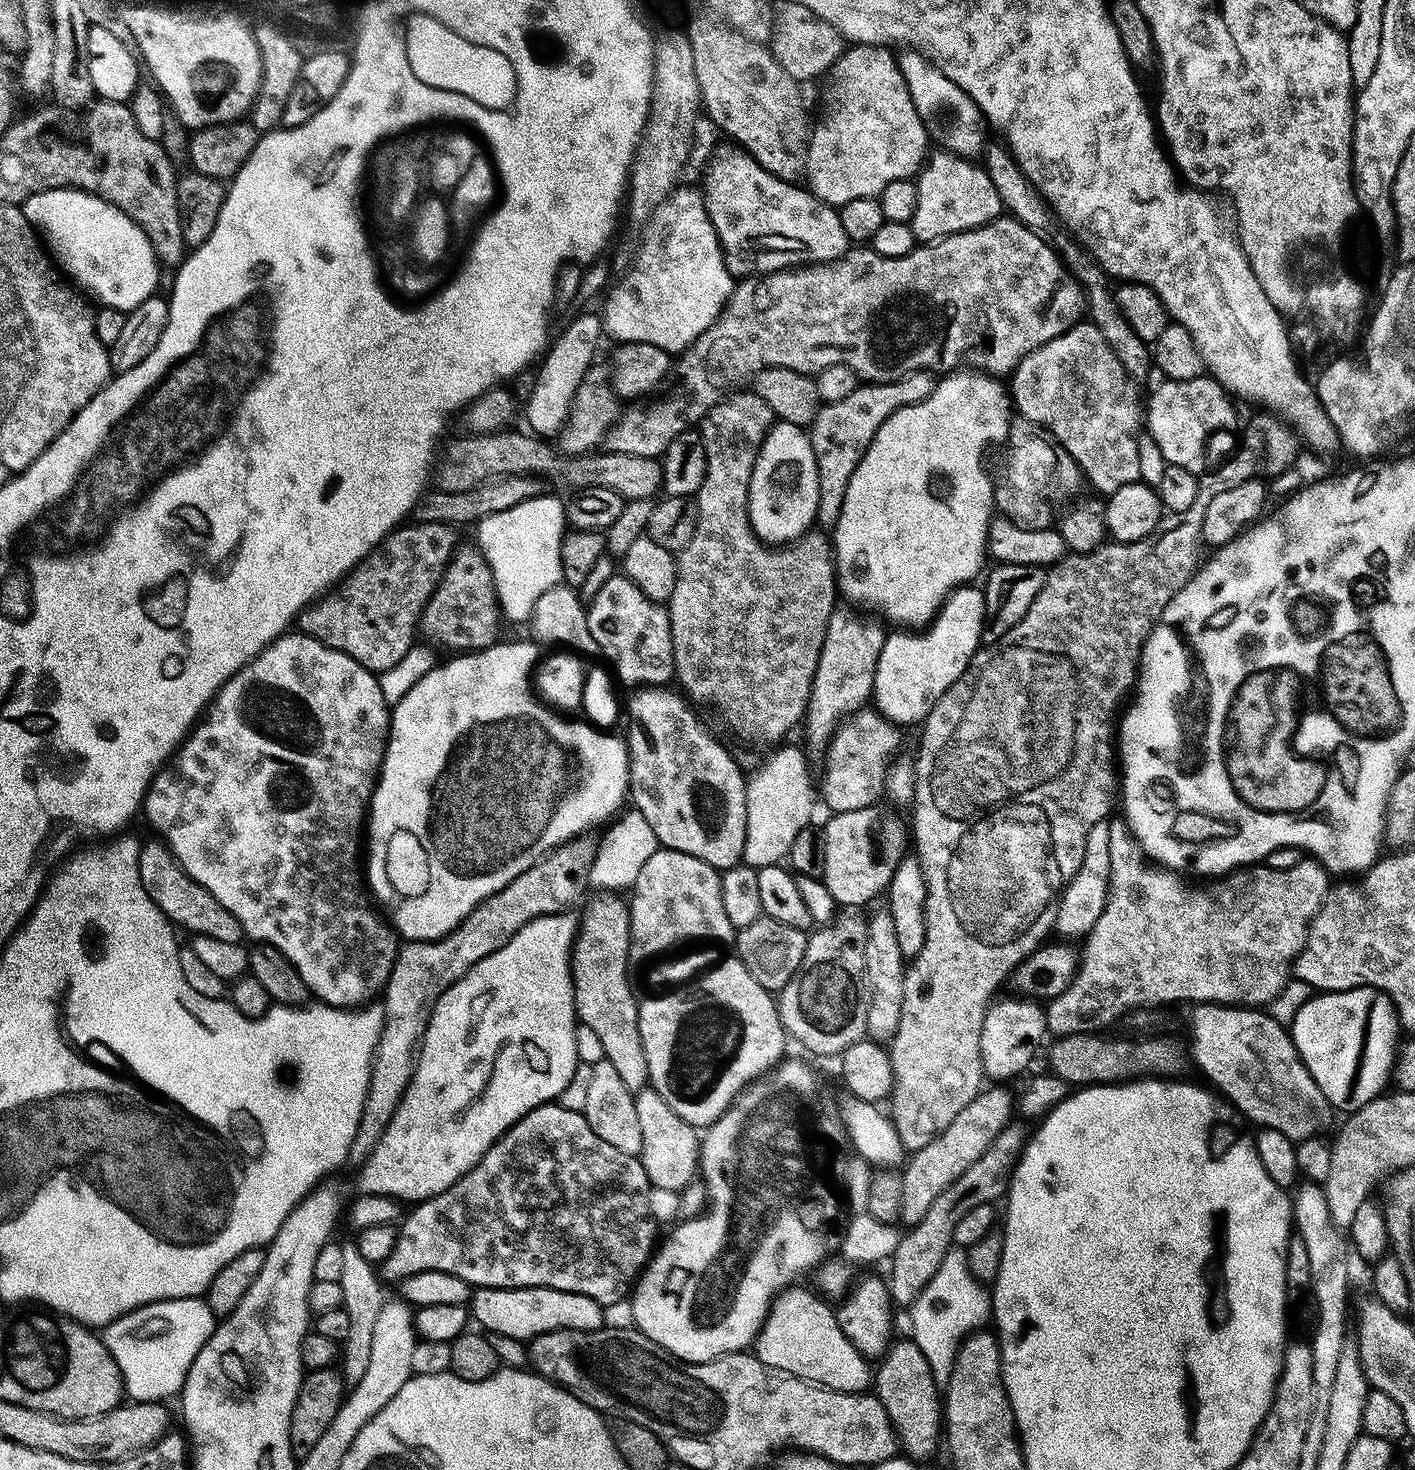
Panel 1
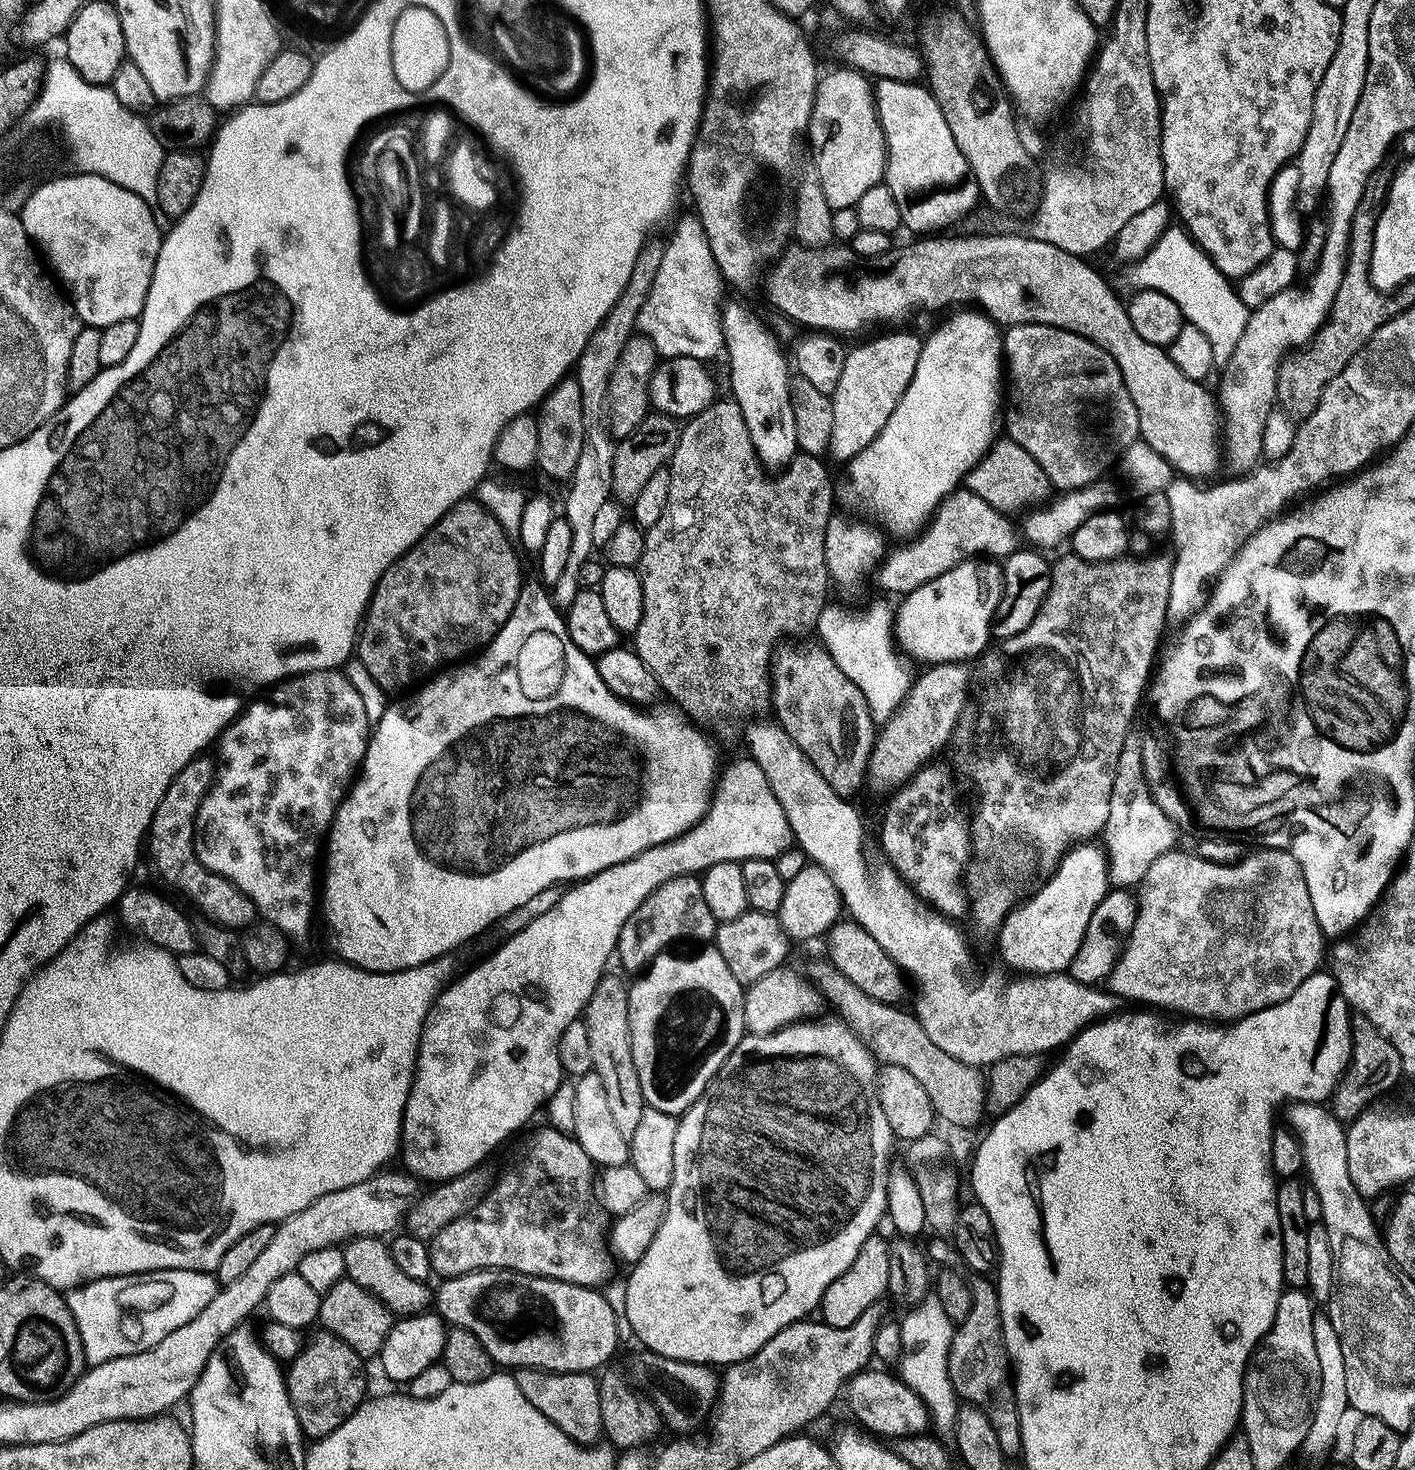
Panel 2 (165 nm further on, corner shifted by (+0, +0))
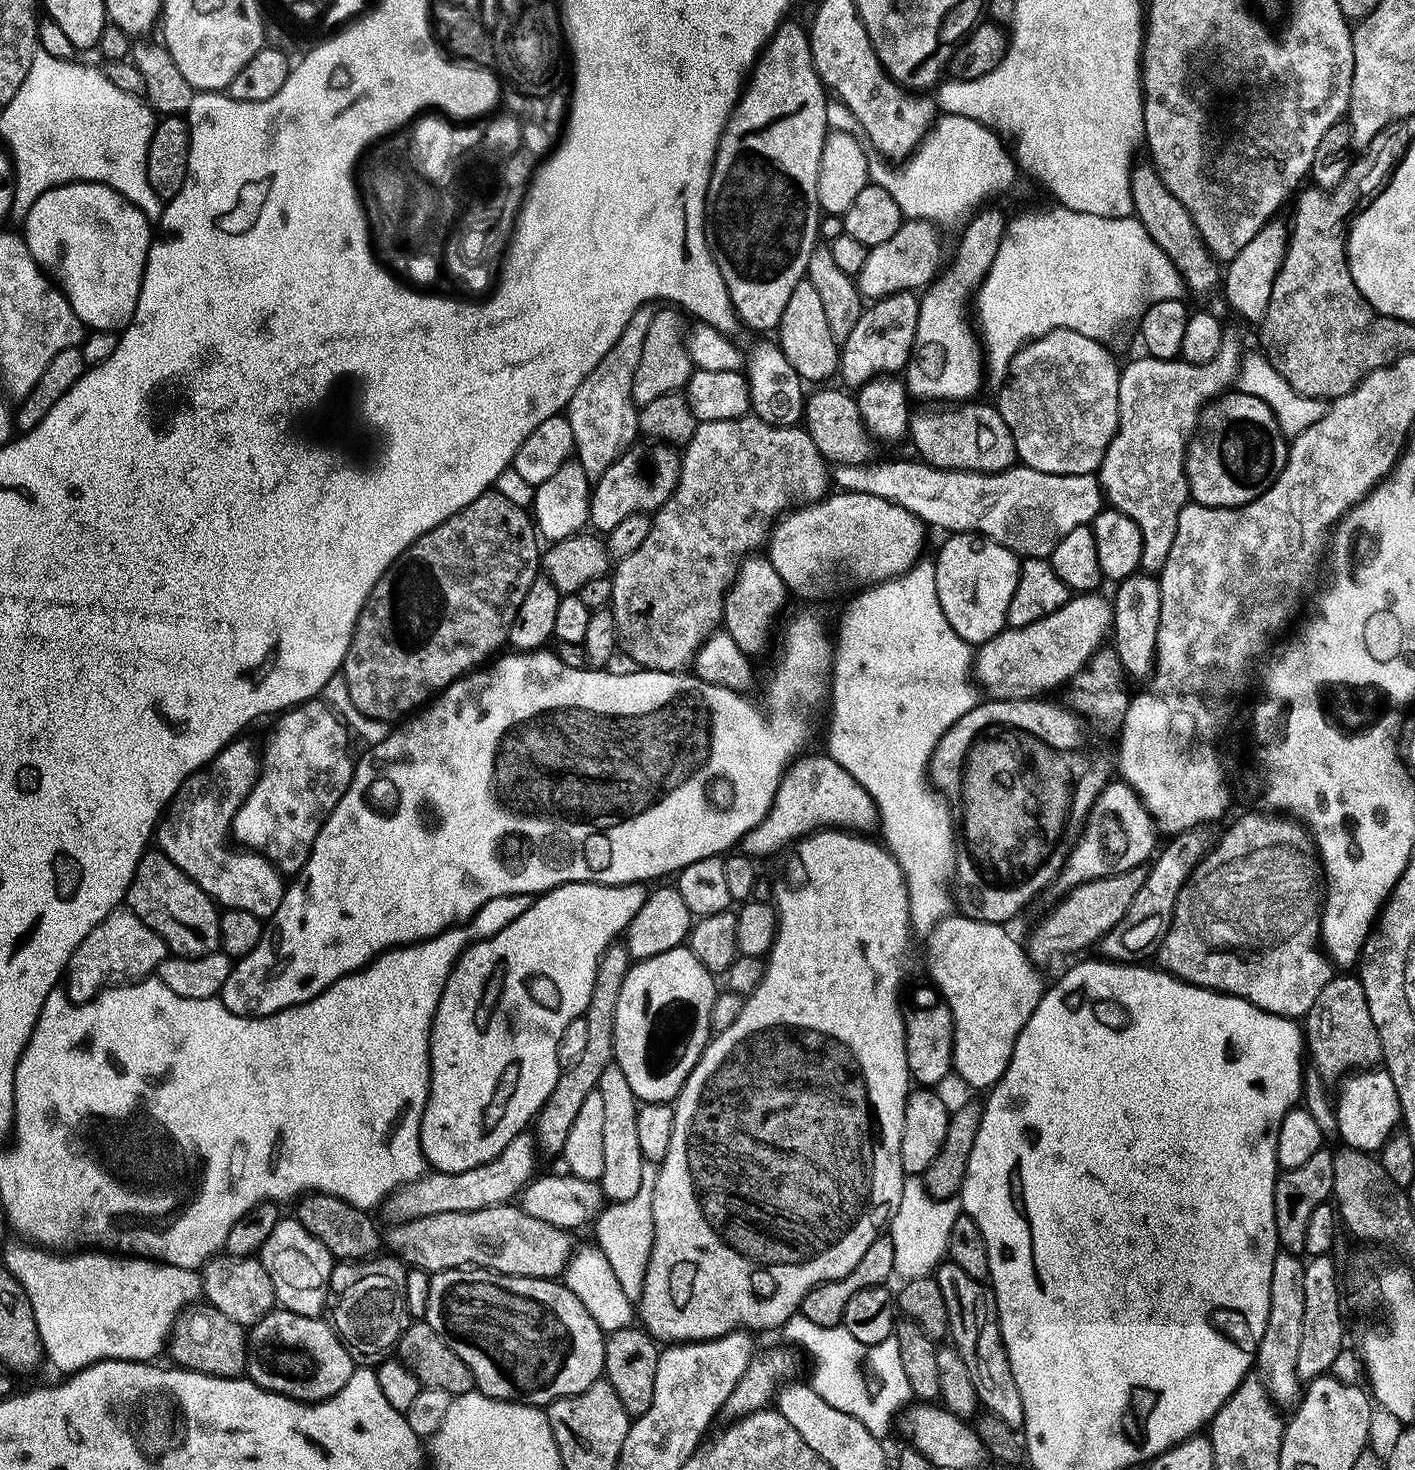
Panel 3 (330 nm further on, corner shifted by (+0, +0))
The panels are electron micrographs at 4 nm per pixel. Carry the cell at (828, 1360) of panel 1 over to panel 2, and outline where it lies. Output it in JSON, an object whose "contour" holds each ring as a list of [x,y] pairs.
{"contour":[[[872,1371],[858,1372],[846,1384],[848,1408],[856,1415],[855,1423],[861,1429],[867,1430],[877,1437],[899,1438],[927,1433],[930,1428],[930,1417],[928,1408],[922,1402],[920,1395],[910,1386],[906,1386],[899,1375],[892,1373],[891,1376],[888,1372]]]}

